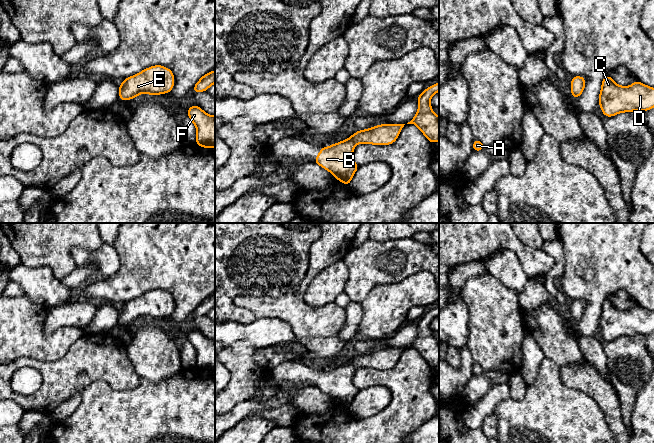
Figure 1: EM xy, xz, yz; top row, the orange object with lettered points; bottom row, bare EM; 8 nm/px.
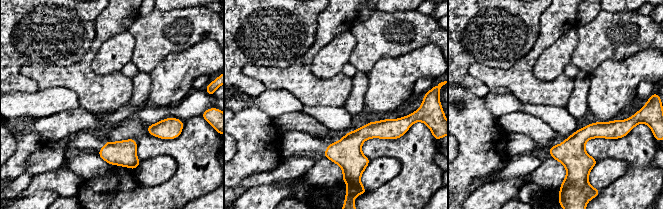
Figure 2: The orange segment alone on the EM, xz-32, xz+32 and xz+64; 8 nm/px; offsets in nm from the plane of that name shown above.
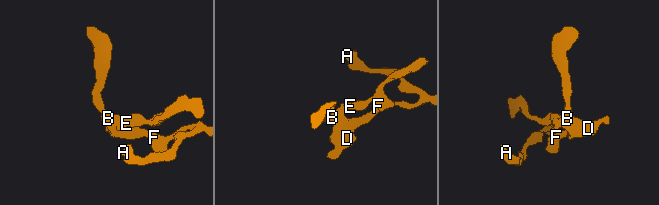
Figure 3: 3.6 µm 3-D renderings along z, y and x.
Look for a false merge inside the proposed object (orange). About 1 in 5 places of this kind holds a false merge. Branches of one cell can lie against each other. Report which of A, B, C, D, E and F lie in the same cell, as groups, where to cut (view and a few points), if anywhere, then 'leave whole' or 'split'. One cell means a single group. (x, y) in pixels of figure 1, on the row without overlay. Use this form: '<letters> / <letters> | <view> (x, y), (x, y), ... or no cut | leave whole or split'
A B C D E F | no cut | leave whole

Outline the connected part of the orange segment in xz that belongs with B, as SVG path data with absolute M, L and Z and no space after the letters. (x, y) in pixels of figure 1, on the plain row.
M386 347L376 349L373 352L358 354L350 362L320 373L319 378L313 384L322 392L331 396L334 401L350 410L350 405L359 389L352 383L354 370L358 367L374 369L390 369L398 362L405 348Z

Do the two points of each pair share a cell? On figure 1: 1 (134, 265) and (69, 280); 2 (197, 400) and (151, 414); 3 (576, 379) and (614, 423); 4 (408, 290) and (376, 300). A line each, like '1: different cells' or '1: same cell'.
1: different cells
2: same cell
3: same cell
4: same cell

